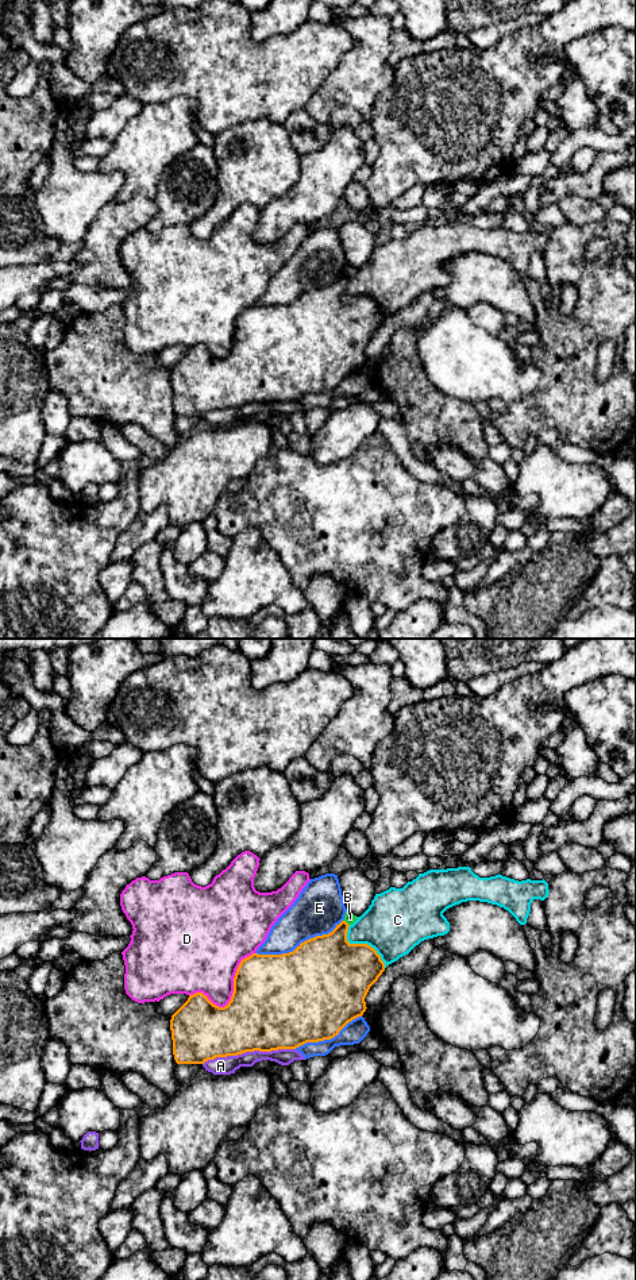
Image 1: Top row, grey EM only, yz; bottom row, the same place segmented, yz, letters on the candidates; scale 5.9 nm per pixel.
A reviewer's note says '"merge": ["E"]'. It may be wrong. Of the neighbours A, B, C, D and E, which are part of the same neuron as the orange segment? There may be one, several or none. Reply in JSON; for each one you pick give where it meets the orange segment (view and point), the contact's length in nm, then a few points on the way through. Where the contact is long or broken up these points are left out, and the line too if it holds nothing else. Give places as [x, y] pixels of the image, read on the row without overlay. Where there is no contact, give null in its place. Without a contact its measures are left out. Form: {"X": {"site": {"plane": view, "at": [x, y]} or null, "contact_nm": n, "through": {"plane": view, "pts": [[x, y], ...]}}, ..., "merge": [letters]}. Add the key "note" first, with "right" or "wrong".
{"note": "wrong", "merge": []}

